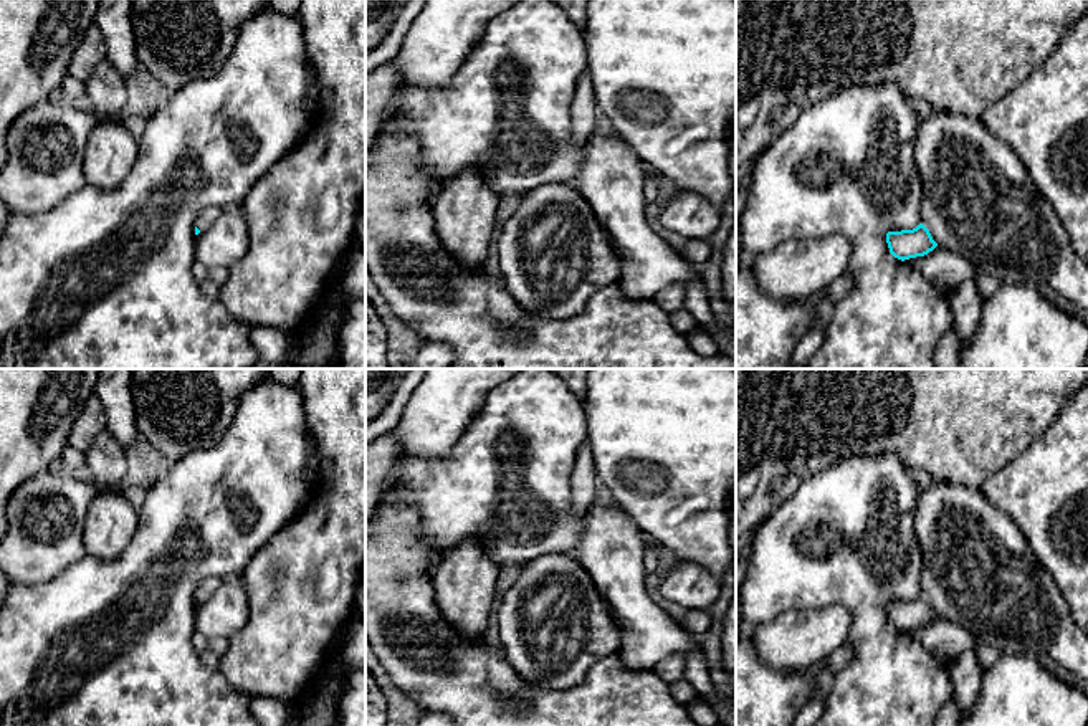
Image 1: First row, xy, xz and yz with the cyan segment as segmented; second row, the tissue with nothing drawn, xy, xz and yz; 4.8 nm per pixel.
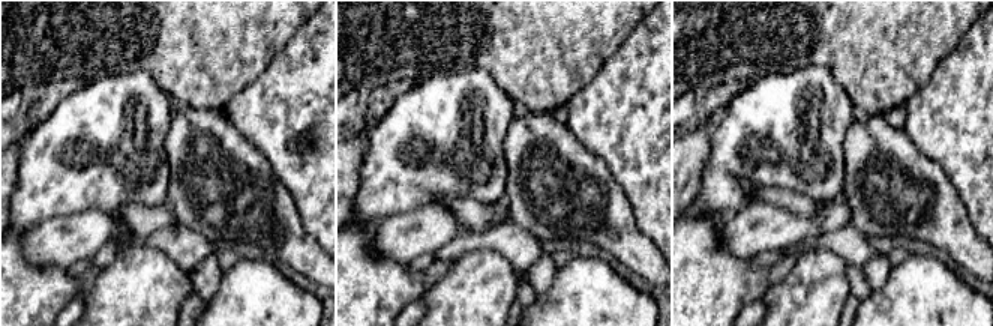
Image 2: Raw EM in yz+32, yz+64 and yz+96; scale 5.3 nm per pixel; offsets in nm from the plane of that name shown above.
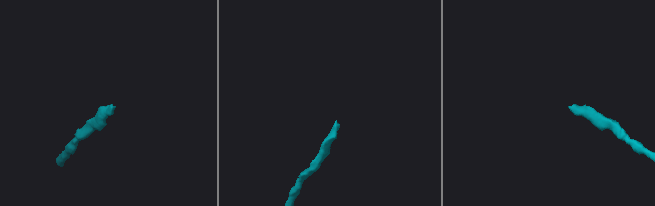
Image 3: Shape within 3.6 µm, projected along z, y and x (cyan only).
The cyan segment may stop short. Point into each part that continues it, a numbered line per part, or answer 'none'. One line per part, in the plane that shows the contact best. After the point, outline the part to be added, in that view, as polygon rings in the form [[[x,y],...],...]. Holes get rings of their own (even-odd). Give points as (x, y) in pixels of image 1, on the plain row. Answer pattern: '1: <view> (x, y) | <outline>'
1: xy (212, 582) | [[[208,576],[203,579],[203,582],[198,585],[195,597],[200,600],[200,604],[207,602],[223,584],[223,577],[218,576]]]

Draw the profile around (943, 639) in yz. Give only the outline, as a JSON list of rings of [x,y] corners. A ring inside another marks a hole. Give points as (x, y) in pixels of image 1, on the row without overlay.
[[[941,617],[924,627],[904,630],[904,633],[919,642],[942,665],[949,665],[967,650],[976,650],[982,640],[959,623]]]

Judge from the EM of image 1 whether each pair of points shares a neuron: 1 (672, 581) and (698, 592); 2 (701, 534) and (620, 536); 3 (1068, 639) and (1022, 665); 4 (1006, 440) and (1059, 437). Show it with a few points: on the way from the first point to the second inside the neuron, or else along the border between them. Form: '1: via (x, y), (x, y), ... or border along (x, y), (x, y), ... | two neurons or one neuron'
1: via (678, 584), (691, 586) | one neuron
2: border along (619, 505), (644, 534) | two neurons
3: border along (1025, 650), (1034, 654) | two neurons
4: border along (1062, 409), (1052, 424), (1007, 463) | two neurons

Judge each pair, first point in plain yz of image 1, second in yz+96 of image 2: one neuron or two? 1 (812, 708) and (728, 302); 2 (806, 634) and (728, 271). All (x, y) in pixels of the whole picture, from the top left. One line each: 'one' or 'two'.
1: two
2: two

